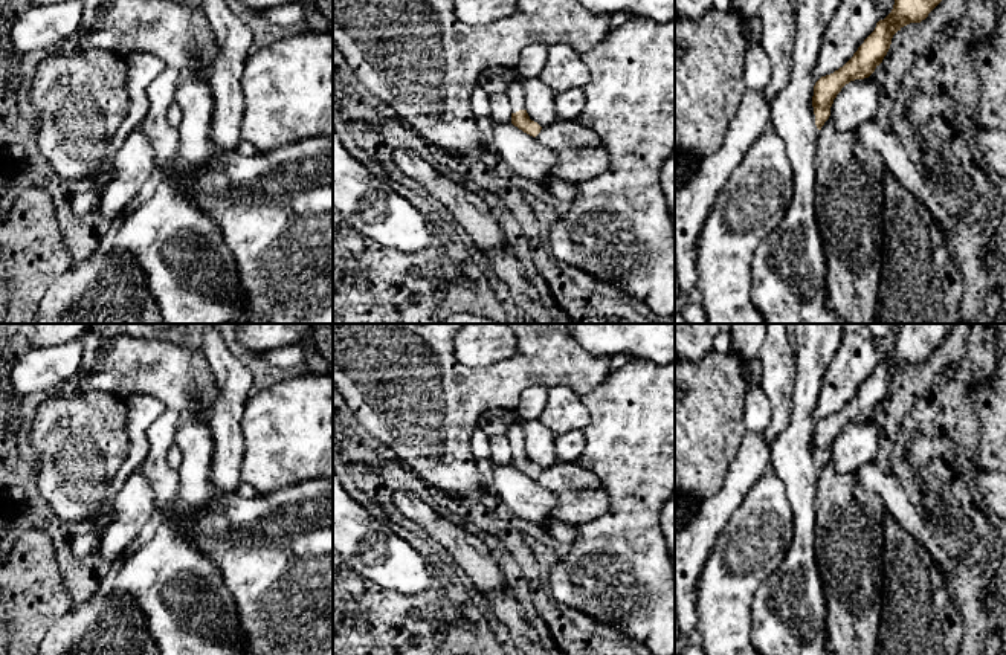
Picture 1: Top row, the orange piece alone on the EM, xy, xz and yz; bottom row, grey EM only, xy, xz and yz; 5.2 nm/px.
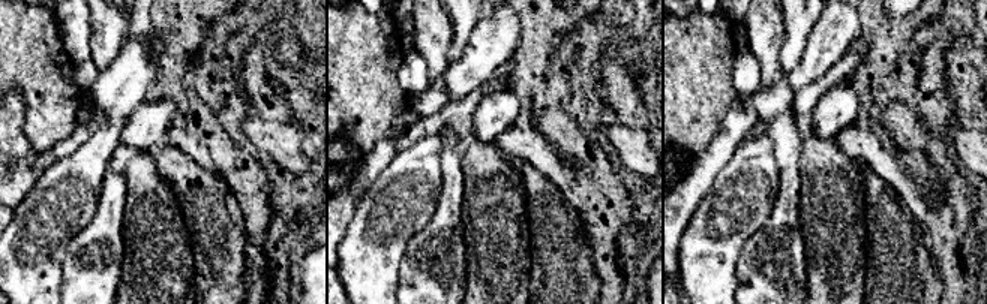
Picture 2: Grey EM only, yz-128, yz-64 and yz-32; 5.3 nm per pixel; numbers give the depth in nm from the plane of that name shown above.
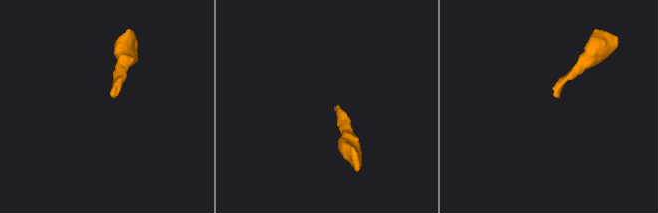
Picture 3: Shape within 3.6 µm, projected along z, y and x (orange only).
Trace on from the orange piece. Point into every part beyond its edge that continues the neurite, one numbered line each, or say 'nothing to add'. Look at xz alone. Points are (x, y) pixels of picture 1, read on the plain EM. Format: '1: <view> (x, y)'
1: xz (515, 435)

